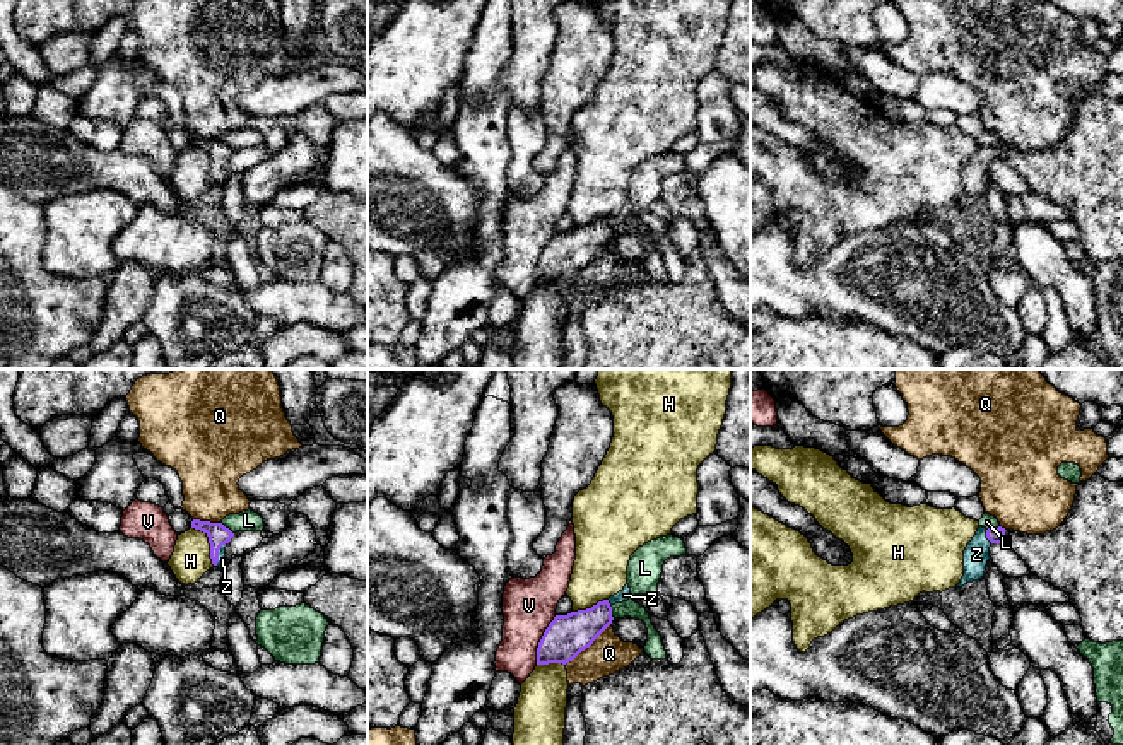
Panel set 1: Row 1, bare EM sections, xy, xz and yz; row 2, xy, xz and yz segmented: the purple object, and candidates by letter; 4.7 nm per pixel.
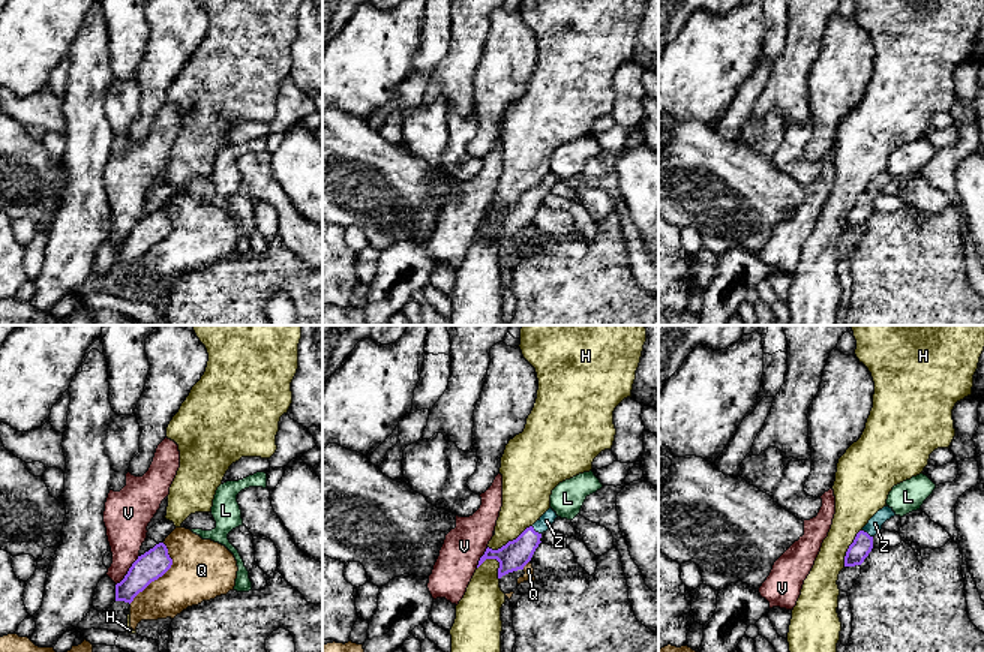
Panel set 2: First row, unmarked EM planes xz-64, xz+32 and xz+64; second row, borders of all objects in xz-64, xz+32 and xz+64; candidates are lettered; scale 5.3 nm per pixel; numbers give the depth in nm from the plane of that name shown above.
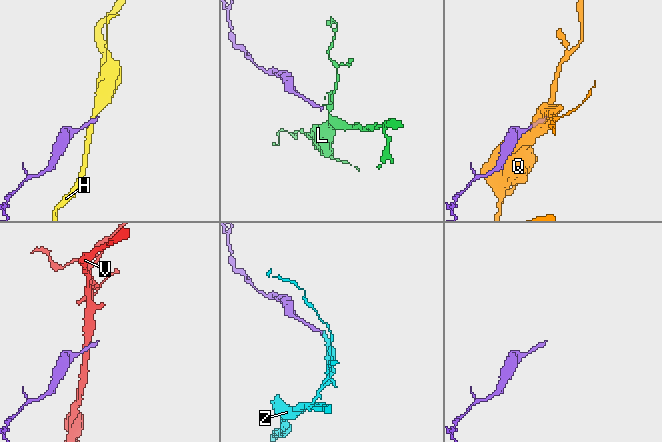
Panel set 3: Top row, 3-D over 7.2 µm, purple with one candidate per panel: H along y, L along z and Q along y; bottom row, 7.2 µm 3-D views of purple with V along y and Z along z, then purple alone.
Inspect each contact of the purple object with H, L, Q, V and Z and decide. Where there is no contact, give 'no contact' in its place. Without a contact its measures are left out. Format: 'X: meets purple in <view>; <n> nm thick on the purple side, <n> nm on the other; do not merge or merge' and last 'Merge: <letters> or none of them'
H: meets purple in xy; 100 nm thick on the purple side, 180 nm on the other; do not merge
L: meets purple in xy; 100 nm thick on the purple side, 100 nm on the other; do not merge
Q: meets purple in xz; 200 nm thick on the purple side, 180 nm on the other; do not merge
V: meets purple in xz; 200 nm thick on the purple side, 260 nm on the other; do not merge
Z: meets purple in yz; 80 nm thick on the purple side, 120 nm on the other; merge
Merge: Z

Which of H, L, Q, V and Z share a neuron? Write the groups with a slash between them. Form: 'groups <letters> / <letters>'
groups H / L / Q / V / Z

